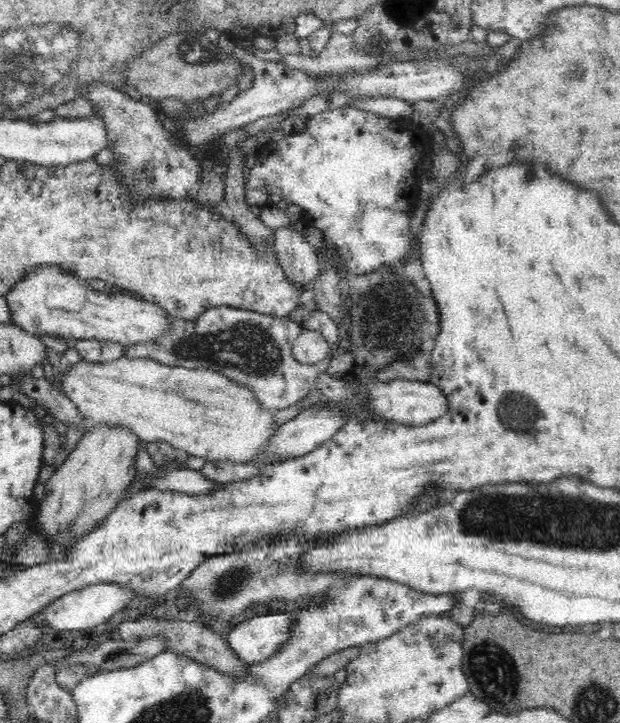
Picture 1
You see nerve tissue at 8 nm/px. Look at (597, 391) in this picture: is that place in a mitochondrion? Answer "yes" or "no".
no

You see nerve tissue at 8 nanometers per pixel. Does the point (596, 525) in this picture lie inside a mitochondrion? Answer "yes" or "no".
yes

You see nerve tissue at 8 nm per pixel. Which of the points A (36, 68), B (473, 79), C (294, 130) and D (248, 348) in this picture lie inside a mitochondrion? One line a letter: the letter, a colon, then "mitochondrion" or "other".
A: mitochondrion
B: other
C: other
D: mitochondrion

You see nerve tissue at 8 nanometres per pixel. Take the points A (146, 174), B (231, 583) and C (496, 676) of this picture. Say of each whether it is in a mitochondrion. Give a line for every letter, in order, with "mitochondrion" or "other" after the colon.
A: mitochondrion
B: mitochondrion
C: mitochondrion

